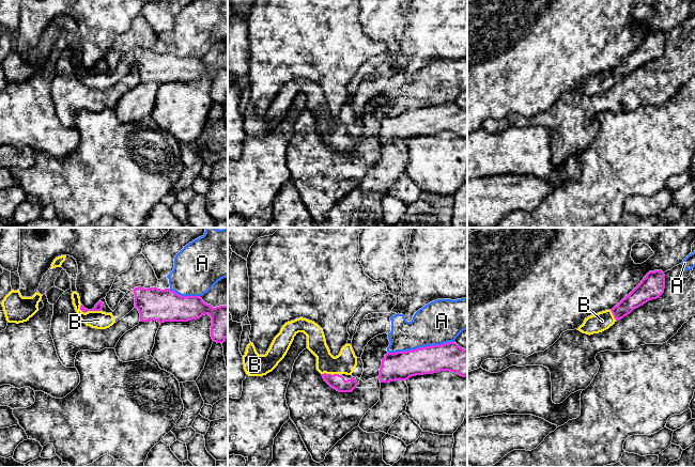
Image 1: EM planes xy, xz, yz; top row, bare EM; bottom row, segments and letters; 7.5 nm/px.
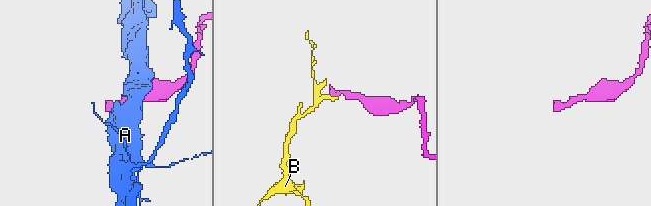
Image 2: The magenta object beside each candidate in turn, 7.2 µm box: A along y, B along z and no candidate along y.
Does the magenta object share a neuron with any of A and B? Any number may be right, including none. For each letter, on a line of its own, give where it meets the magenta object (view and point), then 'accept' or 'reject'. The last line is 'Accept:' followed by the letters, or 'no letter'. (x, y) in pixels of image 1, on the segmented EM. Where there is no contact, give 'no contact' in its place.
A: xz (420, 347) | reject
B: xy (89, 310) | accept
Accept: B

